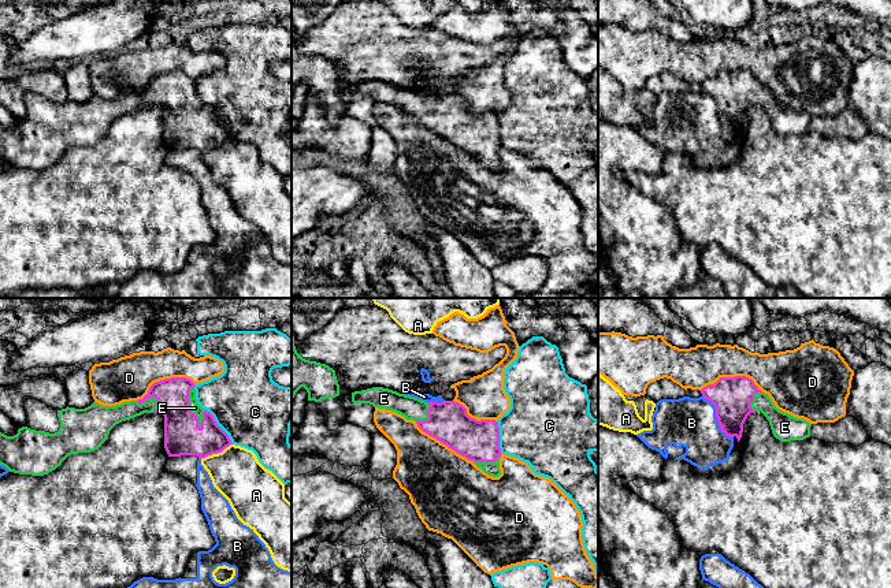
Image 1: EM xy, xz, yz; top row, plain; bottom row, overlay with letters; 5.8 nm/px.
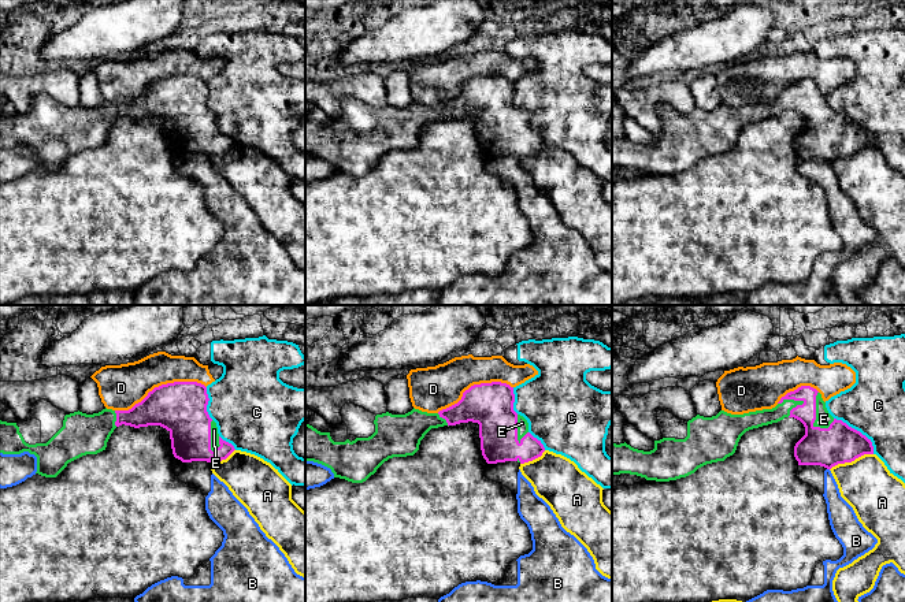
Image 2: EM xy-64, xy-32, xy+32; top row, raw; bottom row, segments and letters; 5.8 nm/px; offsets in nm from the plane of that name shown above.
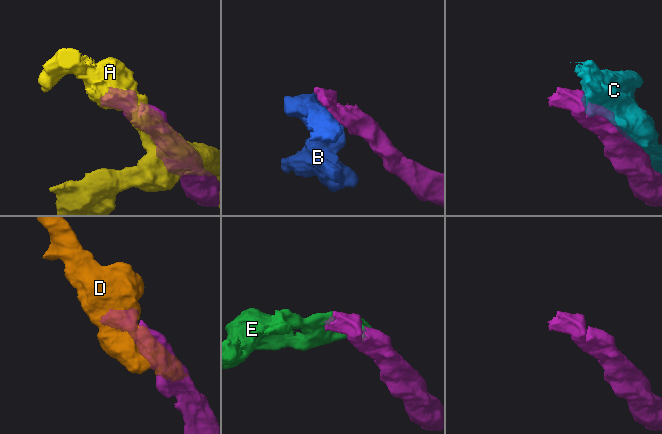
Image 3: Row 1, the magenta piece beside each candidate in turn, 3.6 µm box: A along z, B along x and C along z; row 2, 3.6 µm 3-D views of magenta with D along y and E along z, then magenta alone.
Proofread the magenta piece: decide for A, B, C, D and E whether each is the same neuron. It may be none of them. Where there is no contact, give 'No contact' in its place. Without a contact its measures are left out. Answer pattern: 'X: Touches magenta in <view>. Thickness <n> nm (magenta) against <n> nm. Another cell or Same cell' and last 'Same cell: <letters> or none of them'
A: Touches magenta in xy. Thickness 220 nm (magenta) against 300 nm. Another cell
B: Touches magenta in yz. Thickness 220 nm (magenta) against 300 nm. Another cell
C: Touches magenta in xy. Thickness 220 nm (magenta) against 420 nm. Another cell
D: Touches magenta in yz. Thickness 220 nm (magenta) against 240 nm. Another cell
E: Touches magenta in xy. Thickness 220 nm (magenta) against 70 nm. Same cell
Same cell: E

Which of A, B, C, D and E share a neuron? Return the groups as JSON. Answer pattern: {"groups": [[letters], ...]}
{"groups": [["A"], ["B"], ["C"], ["D"], ["E"]]}

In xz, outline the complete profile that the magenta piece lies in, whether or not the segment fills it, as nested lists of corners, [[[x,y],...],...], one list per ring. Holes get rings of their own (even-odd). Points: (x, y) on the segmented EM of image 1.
[[[372,387],[352,392],[353,403],[370,403],[413,420],[417,427],[493,477],[500,469],[500,428],[495,420],[475,420],[454,401],[426,402],[397,391]]]

